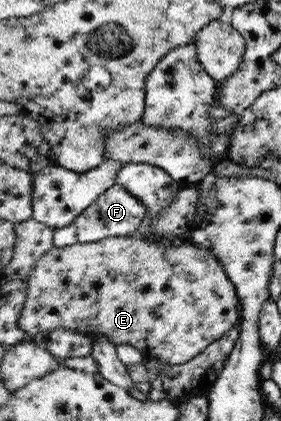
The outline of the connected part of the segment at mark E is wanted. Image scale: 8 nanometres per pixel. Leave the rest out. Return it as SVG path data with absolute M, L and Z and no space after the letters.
M135 235L132 237L110 237L95 243L78 243L72 246L59 247L55 246L46 256L43 256L35 264L35 271L30 280L29 295L26 307L24 307L22 327L27 329L32 340L41 337L44 333L52 332L55 328L69 328L83 332L90 337L94 334L105 334L109 336L116 345L130 343L142 351L145 361L148 359L160 359L170 365L186 364L206 352L212 342L216 342L220 337L226 334L231 328L237 326L241 318L241 301L235 283L230 279L223 263L214 255L211 250L198 246L193 242L184 244L160 244L147 240L145 237Z

